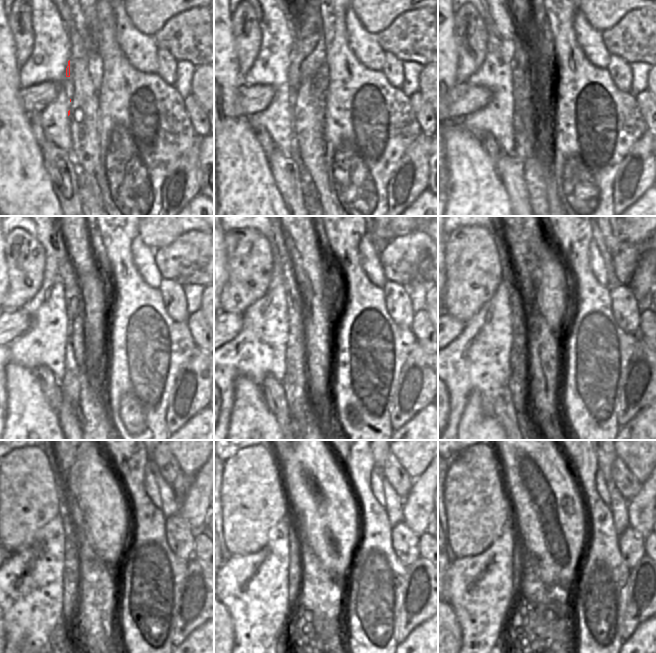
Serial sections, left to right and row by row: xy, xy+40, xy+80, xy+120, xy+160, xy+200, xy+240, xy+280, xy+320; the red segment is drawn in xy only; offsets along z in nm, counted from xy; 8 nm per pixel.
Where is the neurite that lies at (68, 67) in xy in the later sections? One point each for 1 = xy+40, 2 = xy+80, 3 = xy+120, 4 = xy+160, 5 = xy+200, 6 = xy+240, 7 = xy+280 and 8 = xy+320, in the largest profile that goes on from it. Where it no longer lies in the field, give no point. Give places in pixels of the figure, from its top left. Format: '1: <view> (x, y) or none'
1: xy+40 (294, 73)
2: xy+80 (524, 122)
3: xy+120 (92, 414)
4: xy+160 (294, 382)
5: xy+200 (518, 382)
6: xy+240 (70, 577)
7: xy+280 (294, 569)
8: xy+320 (517, 581)

